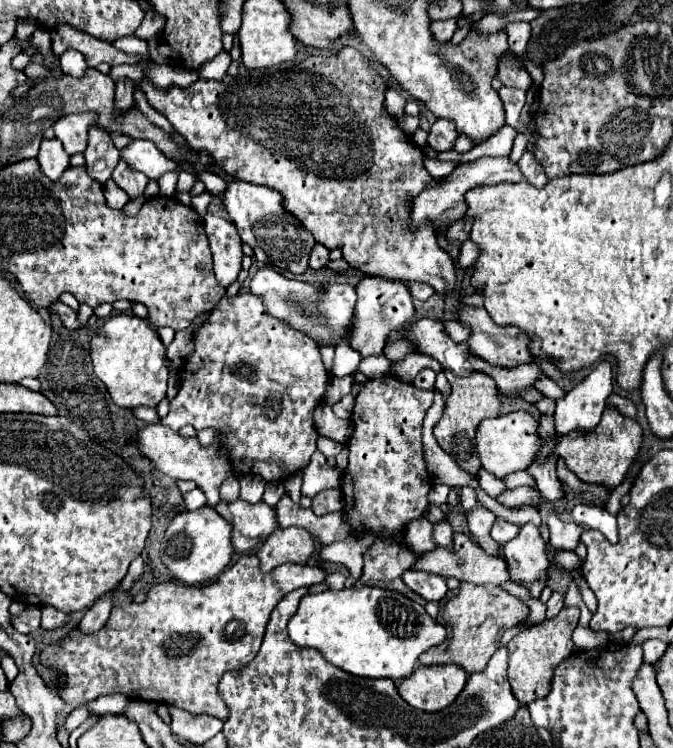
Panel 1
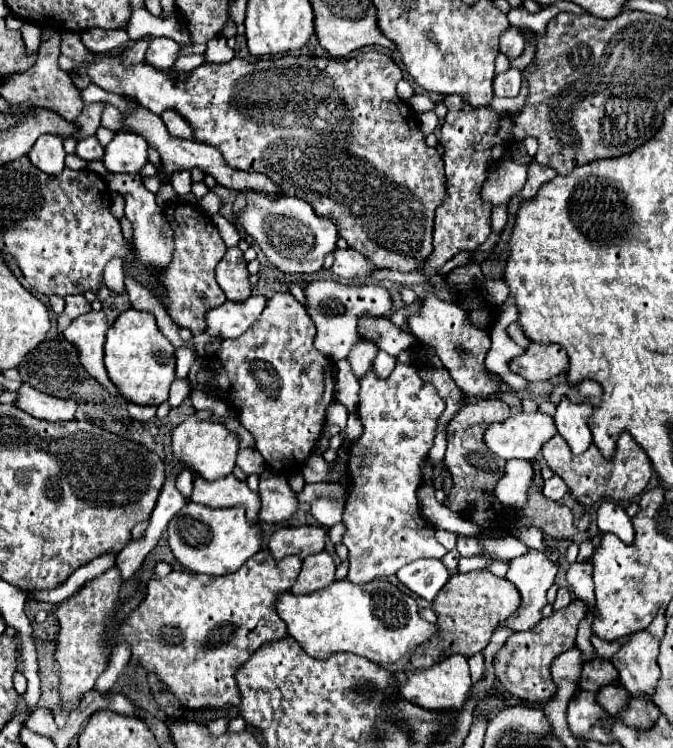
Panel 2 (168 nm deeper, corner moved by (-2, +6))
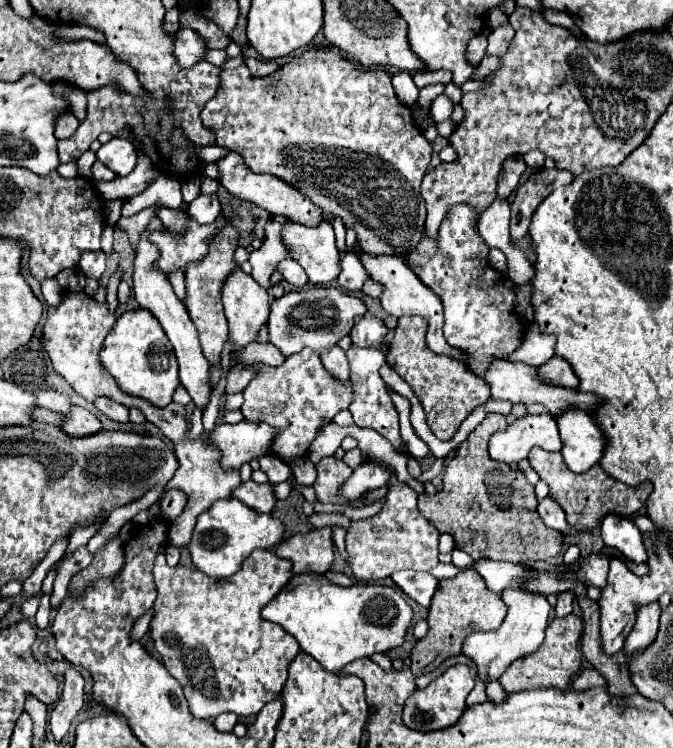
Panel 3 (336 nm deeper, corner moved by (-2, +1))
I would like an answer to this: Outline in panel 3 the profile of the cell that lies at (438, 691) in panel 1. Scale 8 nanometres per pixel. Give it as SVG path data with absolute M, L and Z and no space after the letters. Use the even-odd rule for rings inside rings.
M462 663L448 667L438 679L434 679L428 687L416 689L404 705L404 725L416 731L438 731L454 725L466 709L466 697L474 687L474 675Z

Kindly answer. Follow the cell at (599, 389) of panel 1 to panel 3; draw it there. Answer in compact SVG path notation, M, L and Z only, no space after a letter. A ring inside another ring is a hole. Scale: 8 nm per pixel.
M566 413L556 421L564 443L560 451L564 463L576 473L588 471L596 465L604 451L604 437L594 421L590 417L566 417Z

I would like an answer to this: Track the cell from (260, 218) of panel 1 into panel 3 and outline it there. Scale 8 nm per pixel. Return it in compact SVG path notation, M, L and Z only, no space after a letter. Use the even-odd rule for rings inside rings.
M322 219L314 227L306 227L300 223L284 223L282 225L282 243L286 243L288 249L288 259L296 261L308 275L308 281L312 285L322 285L338 277L338 249L336 249L336 239L334 239L334 227L328 219Z

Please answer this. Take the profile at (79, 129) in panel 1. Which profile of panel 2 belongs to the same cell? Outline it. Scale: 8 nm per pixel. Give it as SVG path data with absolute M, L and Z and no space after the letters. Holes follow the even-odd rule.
M90 136L90 138L78 142L78 146L76 146L76 154L78 154L80 158L84 158L86 162L102 160L102 156L104 156L104 148L102 148L100 142L96 140L96 136Z

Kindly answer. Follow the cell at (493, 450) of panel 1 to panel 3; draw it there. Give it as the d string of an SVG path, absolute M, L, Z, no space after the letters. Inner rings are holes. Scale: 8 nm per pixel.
M550 413L526 415L508 425L508 429L498 431L490 437L490 457L502 463L520 463L528 457L532 447L542 447L546 451L560 451L562 441L558 435L556 419Z

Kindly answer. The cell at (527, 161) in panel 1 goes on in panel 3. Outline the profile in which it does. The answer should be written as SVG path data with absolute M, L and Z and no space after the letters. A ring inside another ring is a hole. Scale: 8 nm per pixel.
M538 169L518 191L512 203L512 219L510 219L510 233L514 239L520 239L528 233L530 217L536 207L542 203L546 195L550 195L556 187L568 185L574 177L570 171L556 171L556 169Z

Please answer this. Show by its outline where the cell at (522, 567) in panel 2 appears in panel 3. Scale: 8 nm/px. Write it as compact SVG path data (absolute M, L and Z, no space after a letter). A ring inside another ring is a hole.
M524 577L514 581L508 589L504 589L502 599L508 605L508 615L504 623L494 631L470 633L462 647L462 653L468 655L478 665L478 675L484 683L490 679L498 679L514 659L520 659L522 655L530 655L538 649L538 645L542 645L544 629L548 625L548 615L552 609L542 593L532 593L524 589Z

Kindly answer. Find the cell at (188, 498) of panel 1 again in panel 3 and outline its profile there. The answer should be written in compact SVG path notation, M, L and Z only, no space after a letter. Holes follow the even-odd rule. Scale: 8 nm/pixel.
M196 407L194 413L190 415L190 431L188 431L188 435L190 435L190 439L196 439L202 433L204 433L204 427L202 427L202 409Z

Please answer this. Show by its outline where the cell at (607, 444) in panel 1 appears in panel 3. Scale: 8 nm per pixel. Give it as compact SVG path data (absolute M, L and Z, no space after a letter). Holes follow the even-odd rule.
M534 447L530 451L528 459L530 459L530 465L538 471L540 479L548 483L550 495L566 511L568 523L578 531L592 531L598 525L598 521L608 513L618 513L618 515L634 515L634 513L638 513L644 507L644 503L646 503L646 499L648 499L648 495L652 491L650 481L644 481L644 483L640 483L636 487L630 487L630 485L626 485L626 483L622 483L618 479L608 477L602 469L598 469L598 465L590 467L590 471L586 471L586 473L574 473L574 471L570 471L566 467L560 453L542 451L540 447Z

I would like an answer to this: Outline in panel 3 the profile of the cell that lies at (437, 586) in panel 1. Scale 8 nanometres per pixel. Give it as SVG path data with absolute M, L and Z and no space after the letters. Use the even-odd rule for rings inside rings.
M410 569L394 571L392 579L408 597L412 597L422 607L430 607L434 591L438 589L438 583L440 583L432 573L410 571Z

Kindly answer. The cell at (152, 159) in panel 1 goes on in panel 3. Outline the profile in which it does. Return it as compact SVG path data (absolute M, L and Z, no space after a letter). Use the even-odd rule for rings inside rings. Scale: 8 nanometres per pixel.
M112 137L108 143L104 143L98 149L96 157L108 169L112 169L118 177L124 177L134 169L138 155L136 155L136 147L130 141L120 139L120 137Z

